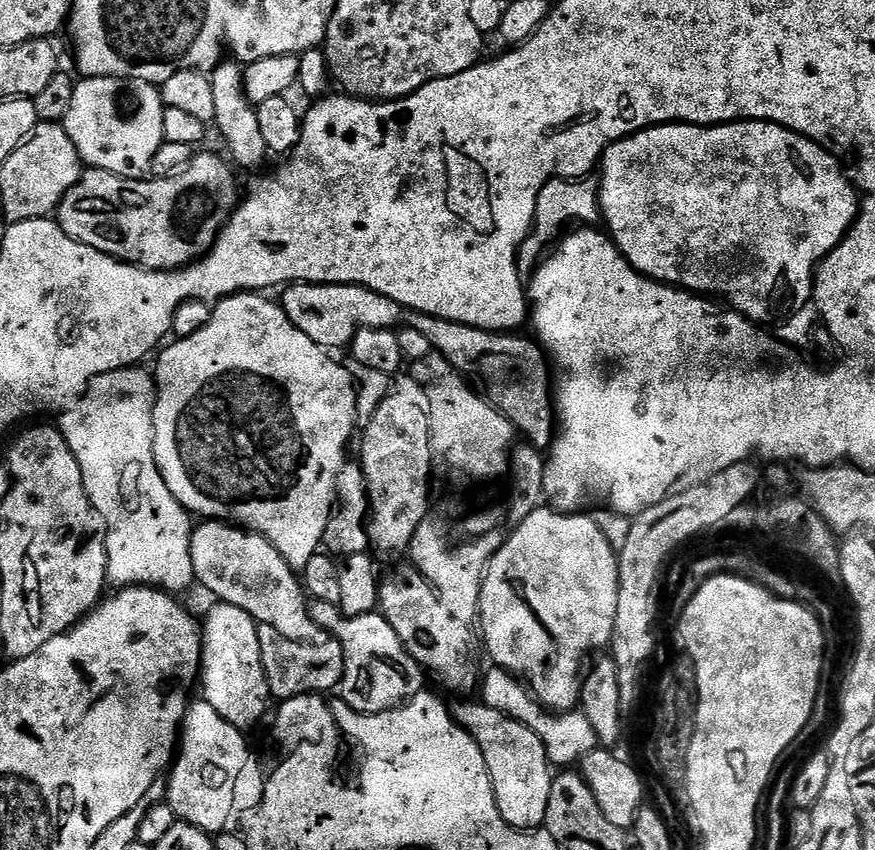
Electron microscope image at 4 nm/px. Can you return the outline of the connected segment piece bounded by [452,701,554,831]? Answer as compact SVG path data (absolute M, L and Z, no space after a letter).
M462 702L453 707L453 720L478 742L490 774L499 813L508 825L524 831L541 829L550 802L554 775L545 745L530 728L483 702Z

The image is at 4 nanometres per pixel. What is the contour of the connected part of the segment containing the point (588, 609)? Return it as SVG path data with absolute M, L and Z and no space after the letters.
M551 506L535 508L530 515L511 529L513 532L506 536L484 571L484 581L480 587L480 632L484 635L484 644L488 647L488 656L491 663L497 668L504 668L513 676L519 678L530 689L532 696L556 714L573 711L580 703L580 686L582 677L586 672L586 661L597 650L604 650L612 643L614 630L614 614L618 614L618 556L614 551L614 544L604 537L604 532L588 517L588 514L573 514L571 512L558 512Z

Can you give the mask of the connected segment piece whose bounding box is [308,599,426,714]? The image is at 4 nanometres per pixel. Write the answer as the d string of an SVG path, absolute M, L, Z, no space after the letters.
M308 600L308 613L311 616L311 620L317 626L317 629L324 630L327 628L327 633L330 633L333 637L339 641L340 645L343 648L343 656L344 656L344 666L343 666L343 678L341 680L340 687L340 698L343 700L344 704L350 706L352 710L357 710L359 713L384 713L389 712L391 709L399 708L401 705L407 703L409 700L412 700L413 697L418 695L420 691L425 689L426 684L424 684L424 680L426 681L426 673L424 669L421 667L419 663L413 658L410 653L405 650L405 647L402 646L401 639L398 638L398 634L394 633L394 628L390 626L388 622L386 622L383 615L379 612L372 613L370 615L358 615L358 616L350 616L350 617L341 617L339 613L339 607L332 603L322 602L321 600Z

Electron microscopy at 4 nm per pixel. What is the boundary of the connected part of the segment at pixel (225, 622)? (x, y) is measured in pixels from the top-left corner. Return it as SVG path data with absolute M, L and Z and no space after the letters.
M216 602L202 622L201 675L202 698L236 729L248 732L268 710L272 700L265 668L262 666L257 622L246 610Z

